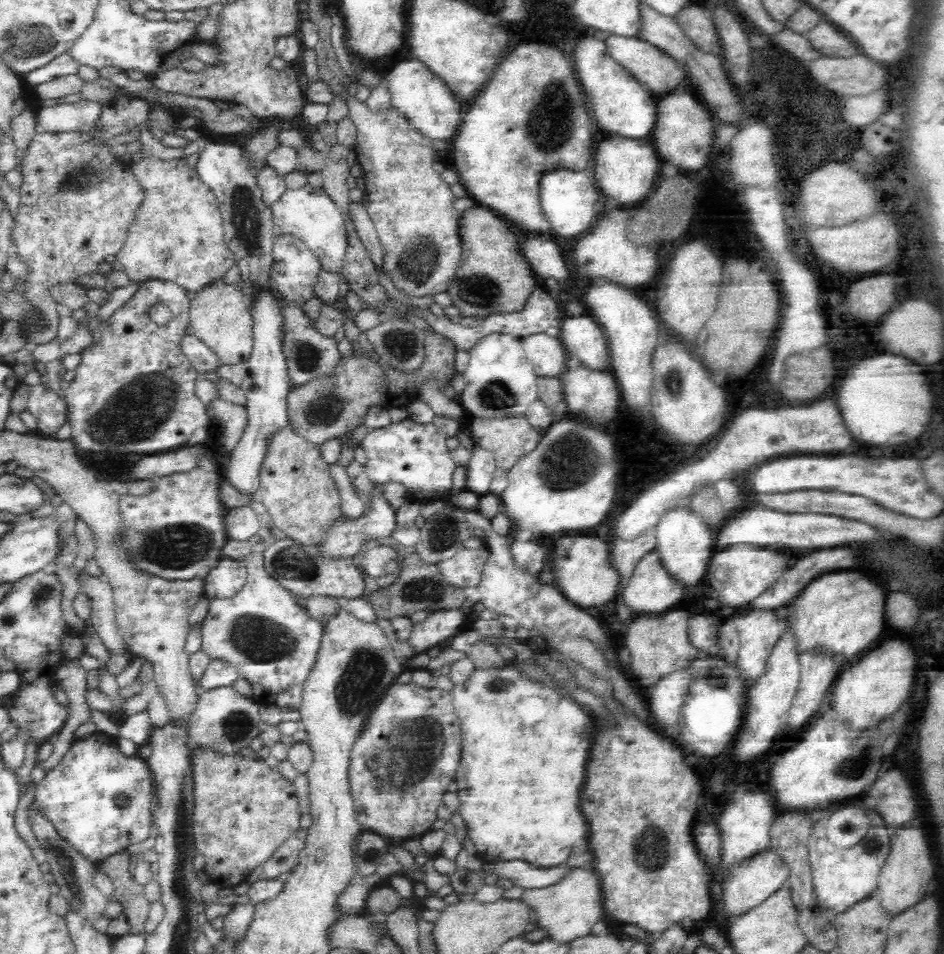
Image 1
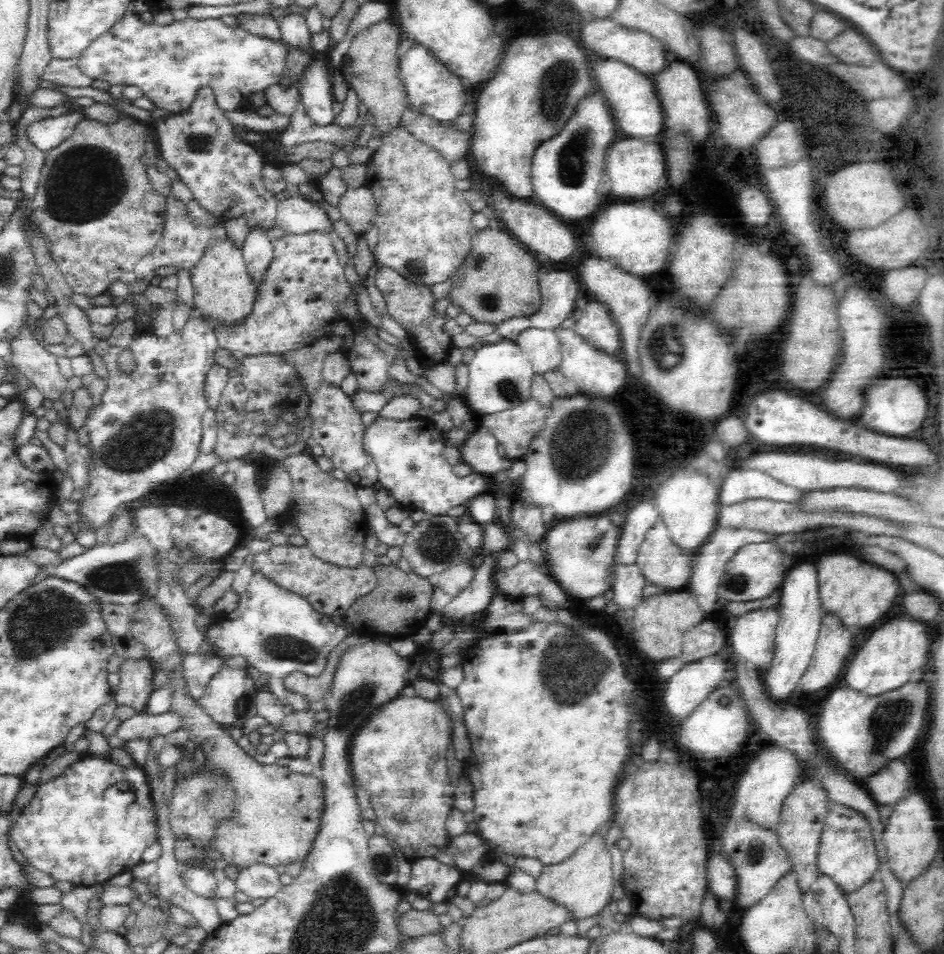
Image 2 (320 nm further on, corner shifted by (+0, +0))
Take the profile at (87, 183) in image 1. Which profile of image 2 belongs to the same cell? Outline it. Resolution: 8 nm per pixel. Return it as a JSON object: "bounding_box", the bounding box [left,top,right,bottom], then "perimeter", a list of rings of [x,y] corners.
{"bounding_box":[32,113,165,299],"perimeter":[[[121,113],[114,122],[109,123],[88,118],[82,120],[76,126],[70,138],[45,152],[44,166],[42,166],[37,189],[32,196],[32,216],[35,217],[35,220],[39,224],[40,230],[46,235],[48,243],[51,244],[51,254],[54,261],[56,261],[59,271],[62,272],[70,289],[77,294],[82,294],[90,299],[102,295],[114,282],[121,279],[124,272],[133,271],[138,260],[142,256],[150,254],[150,250],[154,250],[154,246],[162,238],[165,196],[158,193],[152,186],[145,171],[146,165],[140,161],[142,154],[145,152],[145,138],[145,126],[134,117]]]}

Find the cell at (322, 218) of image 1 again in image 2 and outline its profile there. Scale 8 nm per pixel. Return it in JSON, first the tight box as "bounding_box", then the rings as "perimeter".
{"bounding_box":[277,195,332,235],"perimeter":[[[292,195],[288,198],[277,199],[278,228],[293,235],[319,232],[330,234],[332,222],[322,208],[316,207],[309,197],[303,198]]]}

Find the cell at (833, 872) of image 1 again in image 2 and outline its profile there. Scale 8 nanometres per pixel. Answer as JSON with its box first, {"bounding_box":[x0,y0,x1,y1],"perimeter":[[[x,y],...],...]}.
{"bounding_box":[817,803,881,896],"perimeter":[[[839,803],[829,808],[817,848],[818,871],[821,876],[834,881],[846,896],[870,882],[879,870],[881,858],[876,851],[873,833],[869,819],[861,812]]]}

